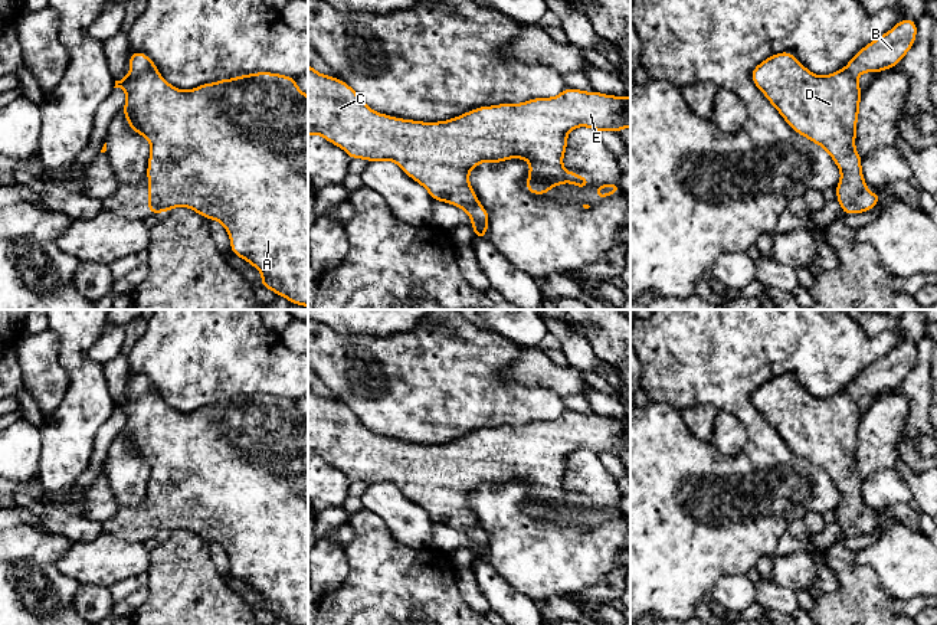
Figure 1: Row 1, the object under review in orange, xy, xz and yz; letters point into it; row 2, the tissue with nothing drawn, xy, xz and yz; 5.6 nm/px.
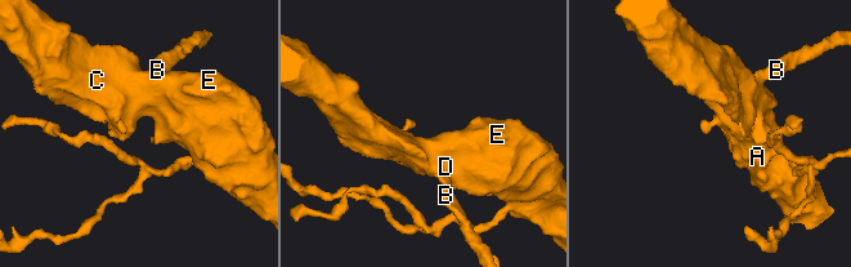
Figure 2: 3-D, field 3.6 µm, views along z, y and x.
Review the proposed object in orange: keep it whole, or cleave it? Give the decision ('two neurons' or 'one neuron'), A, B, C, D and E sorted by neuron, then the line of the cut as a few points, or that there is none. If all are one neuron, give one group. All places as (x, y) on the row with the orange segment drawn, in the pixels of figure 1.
one neuron; A B C D E; no cut

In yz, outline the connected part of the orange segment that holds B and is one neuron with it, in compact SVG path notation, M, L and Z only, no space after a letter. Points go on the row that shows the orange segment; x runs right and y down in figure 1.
M902 19L890 32L864 46L848 62L848 65L843 69L833 72L832 75L819 76L812 73L790 52L779 52L767 58L761 63L759 63L751 71L750 76L754 85L764 94L764 96L779 111L779 114L792 127L792 130L806 137L807 140L813 141L815 144L823 147L832 157L835 164L839 167L841 181L835 187L835 190L836 190L836 200L841 203L843 215L868 212L881 202L879 193L869 193L866 190L868 183L864 180L861 168L862 157L856 153L855 148L856 121L859 115L859 101L862 96L862 91L859 88L856 78L864 72L875 73L894 68L908 53L913 43L915 42L915 37L917 37L917 22Z

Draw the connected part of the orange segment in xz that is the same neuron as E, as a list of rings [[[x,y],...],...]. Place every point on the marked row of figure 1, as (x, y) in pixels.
[[[308,63],[308,135],[322,135],[341,147],[351,160],[396,163],[410,179],[422,184],[433,200],[459,206],[472,219],[475,239],[484,239],[489,225],[489,215],[479,204],[468,176],[481,163],[527,160],[531,167],[525,189],[533,194],[546,196],[561,183],[571,183],[577,189],[590,187],[589,179],[563,168],[567,134],[577,127],[589,127],[596,132],[603,130],[620,132],[629,128],[630,96],[584,92],[567,86],[553,98],[479,107],[452,120],[423,122],[373,111],[344,81],[322,75]]]

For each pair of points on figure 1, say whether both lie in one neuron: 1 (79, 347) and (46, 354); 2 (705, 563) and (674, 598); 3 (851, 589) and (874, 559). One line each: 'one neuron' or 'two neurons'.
1: two neurons
2: one neuron
3: two neurons

